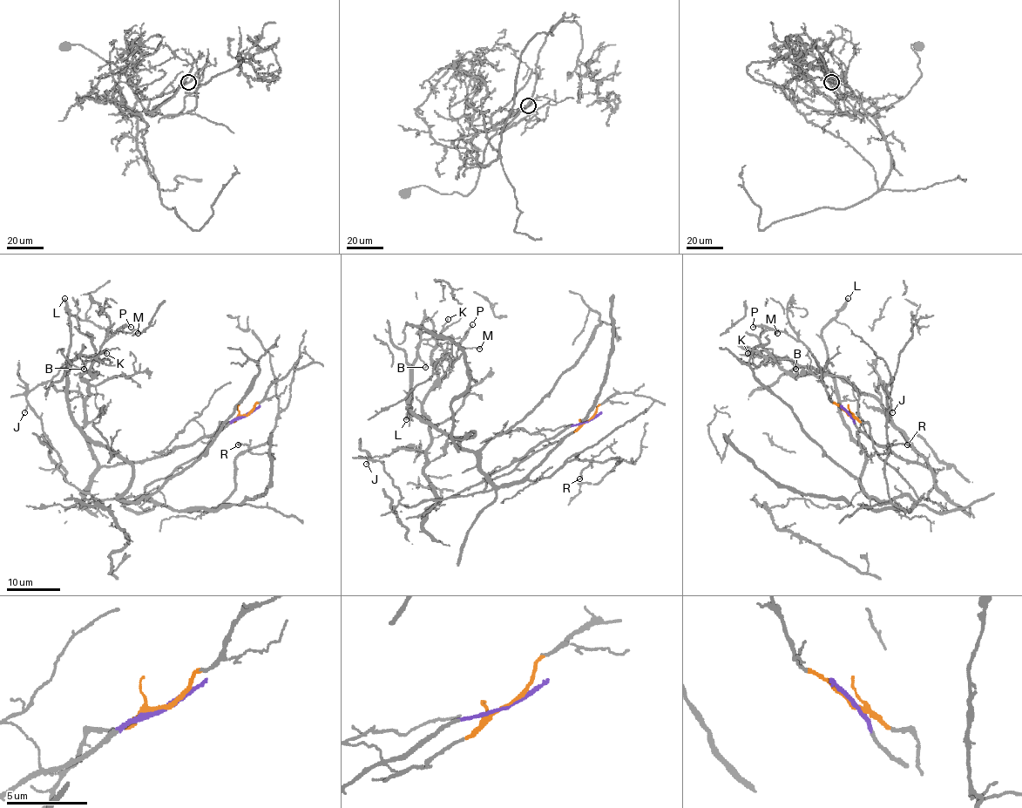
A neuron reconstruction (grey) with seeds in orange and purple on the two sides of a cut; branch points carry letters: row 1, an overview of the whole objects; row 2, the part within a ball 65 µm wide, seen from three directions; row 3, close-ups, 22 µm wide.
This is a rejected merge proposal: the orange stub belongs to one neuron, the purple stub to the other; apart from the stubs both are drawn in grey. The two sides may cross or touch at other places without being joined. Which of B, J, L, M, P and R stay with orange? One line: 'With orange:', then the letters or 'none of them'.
With orange: B, J, L, R

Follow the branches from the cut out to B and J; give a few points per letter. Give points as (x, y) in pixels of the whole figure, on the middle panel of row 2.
B: (589, 419), (486, 491), (459, 441), (473, 434), (450, 437), (411, 410), (409, 369), (418, 356), (424, 367)
J: (589, 419), (465, 496), (403, 505), (382, 464), (367, 464)

